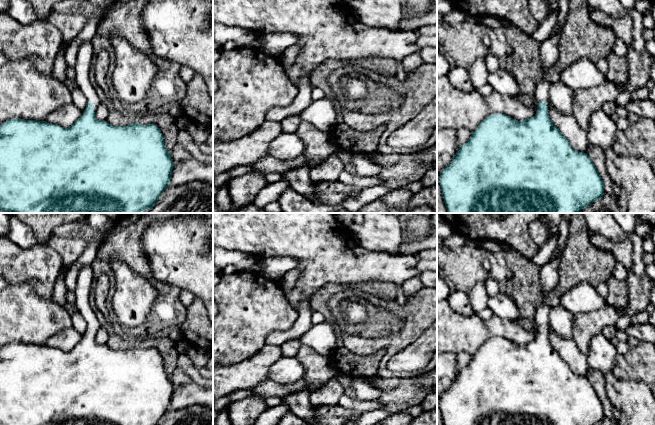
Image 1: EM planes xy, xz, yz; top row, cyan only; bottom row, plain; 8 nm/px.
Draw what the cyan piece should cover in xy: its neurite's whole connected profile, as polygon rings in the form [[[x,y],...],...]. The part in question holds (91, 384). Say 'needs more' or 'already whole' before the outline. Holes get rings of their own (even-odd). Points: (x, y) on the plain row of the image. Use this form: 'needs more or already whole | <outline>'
needs more | [[[91,265],[80,269],[75,289],[75,306],[82,314],[88,327],[83,338],[71,350],[62,351],[47,345],[24,344],[12,342],[0,349],[0,425],[157,425],[161,417],[169,409],[174,387],[170,376],[166,373],[163,359],[155,348],[134,346],[127,350],[115,350],[107,345],[95,342],[94,329],[98,326],[97,316],[89,303],[89,294],[93,283],[93,270]]]

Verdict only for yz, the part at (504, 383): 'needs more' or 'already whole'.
needs more

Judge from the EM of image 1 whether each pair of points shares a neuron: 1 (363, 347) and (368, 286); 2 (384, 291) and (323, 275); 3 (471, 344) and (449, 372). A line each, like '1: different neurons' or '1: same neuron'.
1: different neurons
2: different neurons
3: different neurons

